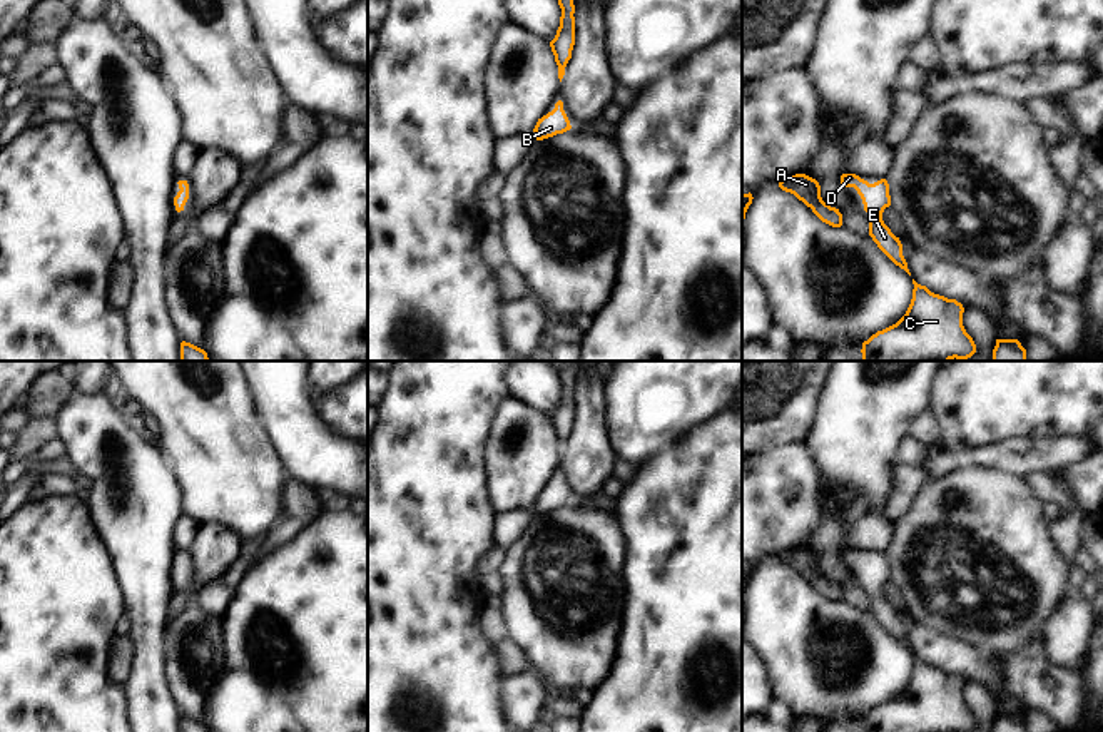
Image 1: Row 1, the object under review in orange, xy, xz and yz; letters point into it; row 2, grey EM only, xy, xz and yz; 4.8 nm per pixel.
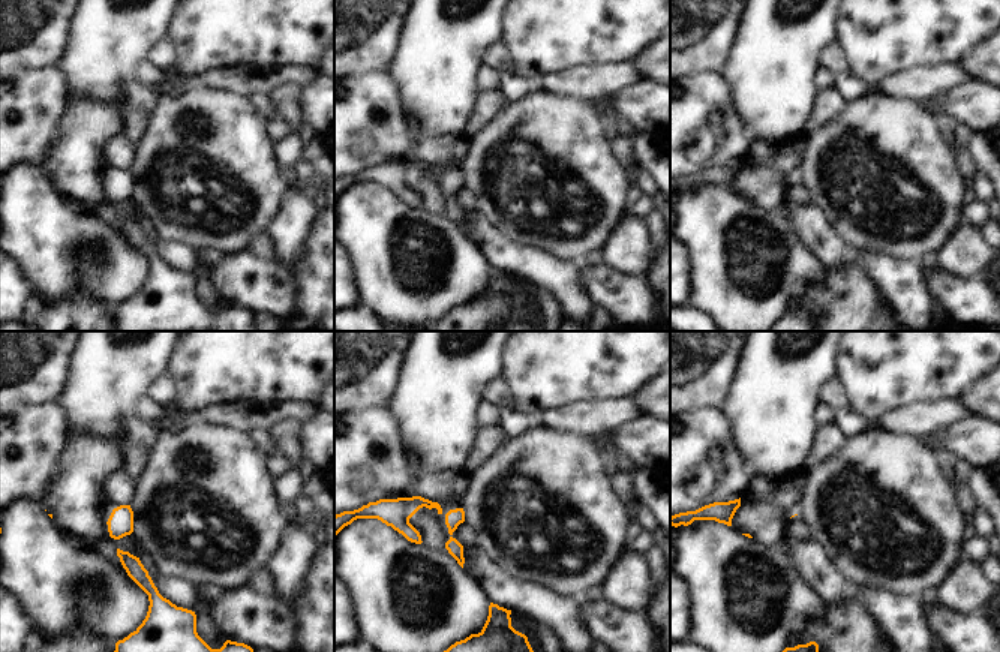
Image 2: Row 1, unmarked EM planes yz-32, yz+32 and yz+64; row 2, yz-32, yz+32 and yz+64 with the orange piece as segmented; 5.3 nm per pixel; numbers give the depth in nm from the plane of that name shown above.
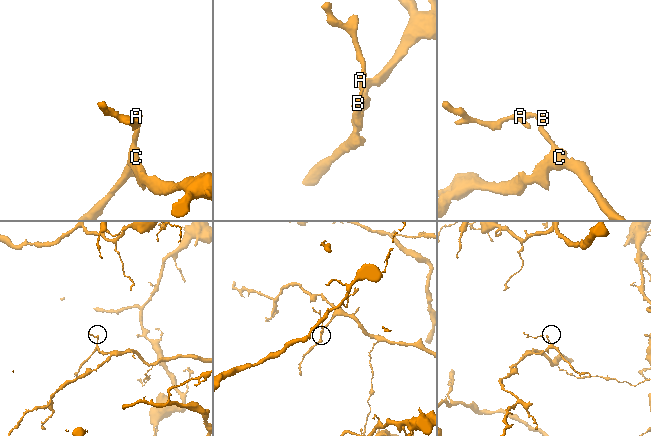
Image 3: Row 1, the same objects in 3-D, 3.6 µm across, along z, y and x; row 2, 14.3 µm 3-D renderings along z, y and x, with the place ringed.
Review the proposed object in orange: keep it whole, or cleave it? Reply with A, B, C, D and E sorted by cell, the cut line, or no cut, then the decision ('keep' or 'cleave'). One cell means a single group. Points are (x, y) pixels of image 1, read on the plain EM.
groups A B C D E; cut none; keep

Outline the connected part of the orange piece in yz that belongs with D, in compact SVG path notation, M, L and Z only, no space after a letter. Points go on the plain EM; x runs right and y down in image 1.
M856 548L841 550L842 562L854 562L862 573L864 585L869 588L869 610L877 622L909 650L907 637L902 630L902 618L882 595L882 587L891 580L889 558L881 553L874 558L861 553Z

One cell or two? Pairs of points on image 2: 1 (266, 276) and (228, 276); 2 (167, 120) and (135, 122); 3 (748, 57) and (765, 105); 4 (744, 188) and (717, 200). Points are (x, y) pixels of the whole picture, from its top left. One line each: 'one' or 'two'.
1: one
2: two
3: one
4: two

